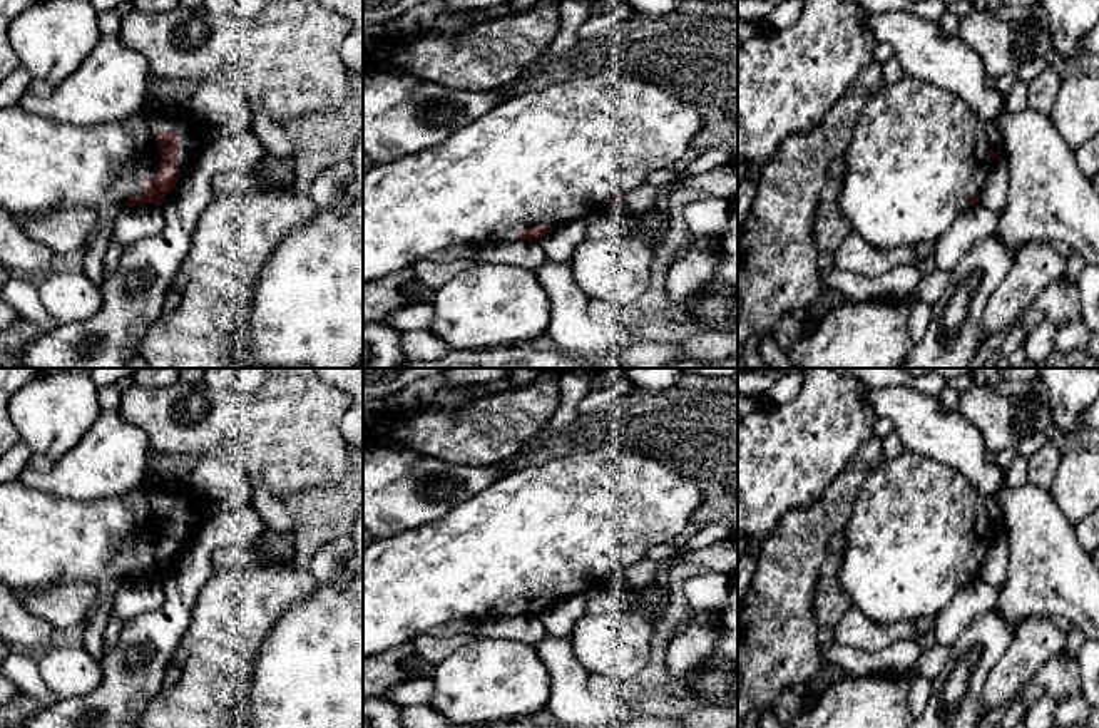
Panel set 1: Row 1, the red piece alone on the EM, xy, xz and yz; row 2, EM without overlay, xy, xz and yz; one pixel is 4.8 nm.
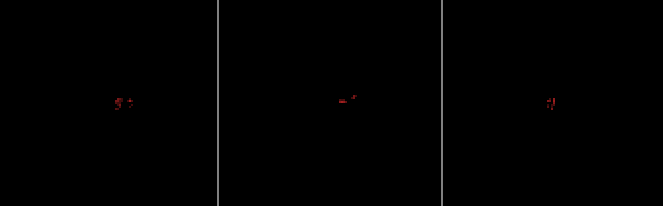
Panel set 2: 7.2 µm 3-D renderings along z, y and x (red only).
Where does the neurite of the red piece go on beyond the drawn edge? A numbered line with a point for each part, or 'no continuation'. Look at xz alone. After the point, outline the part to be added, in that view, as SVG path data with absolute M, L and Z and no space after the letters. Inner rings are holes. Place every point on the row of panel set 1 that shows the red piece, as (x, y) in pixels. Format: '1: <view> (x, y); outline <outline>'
1: xz (551, 156); outline M612 70L510 95L492 112L470 122L438 146L403 157L396 162L371 166L366 172L363 172L363 285L383 279L390 273L398 273L405 268L415 268L432 253L452 248L455 244L472 243L483 246L515 241L519 229L527 231L529 228L540 224L559 228L567 223L584 219L589 214L596 214L602 211L612 199L624 196L637 186L642 186L649 174L661 169L672 169L672 166L691 147L691 142L701 127L703 117L689 102L677 99L654 84L631 79Z

